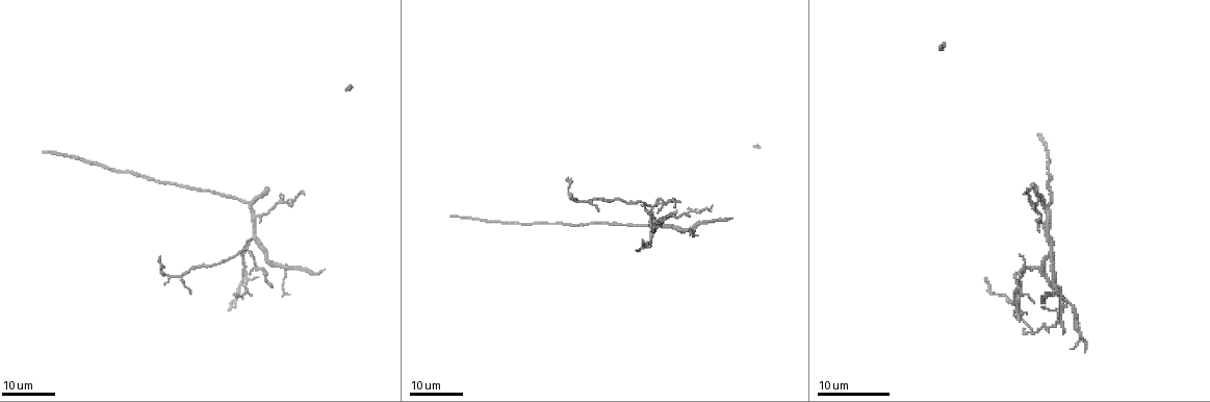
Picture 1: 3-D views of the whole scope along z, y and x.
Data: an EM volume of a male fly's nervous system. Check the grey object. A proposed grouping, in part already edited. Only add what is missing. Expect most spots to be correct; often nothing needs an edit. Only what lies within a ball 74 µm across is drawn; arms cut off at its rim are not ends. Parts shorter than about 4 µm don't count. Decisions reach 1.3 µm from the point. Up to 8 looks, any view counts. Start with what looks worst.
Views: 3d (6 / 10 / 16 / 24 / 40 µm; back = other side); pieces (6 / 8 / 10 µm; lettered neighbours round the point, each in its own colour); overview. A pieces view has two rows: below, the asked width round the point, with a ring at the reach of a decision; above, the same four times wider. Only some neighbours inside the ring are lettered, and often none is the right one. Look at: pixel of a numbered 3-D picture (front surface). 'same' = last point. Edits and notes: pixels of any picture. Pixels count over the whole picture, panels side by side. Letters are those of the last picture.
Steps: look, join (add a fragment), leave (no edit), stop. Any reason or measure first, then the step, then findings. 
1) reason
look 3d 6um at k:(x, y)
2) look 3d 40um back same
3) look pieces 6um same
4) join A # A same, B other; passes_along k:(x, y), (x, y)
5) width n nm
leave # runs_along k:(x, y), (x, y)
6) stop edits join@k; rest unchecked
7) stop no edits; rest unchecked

branch stops here
look 3d 24um at 1:(267, 189)

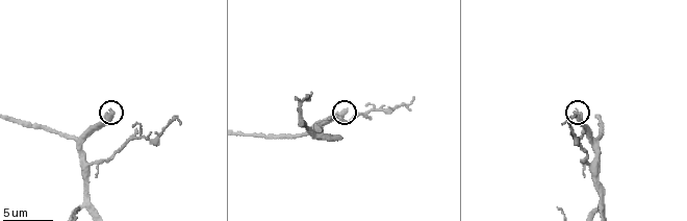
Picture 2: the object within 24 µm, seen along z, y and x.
look pieces 8um at 2:(574, 112)

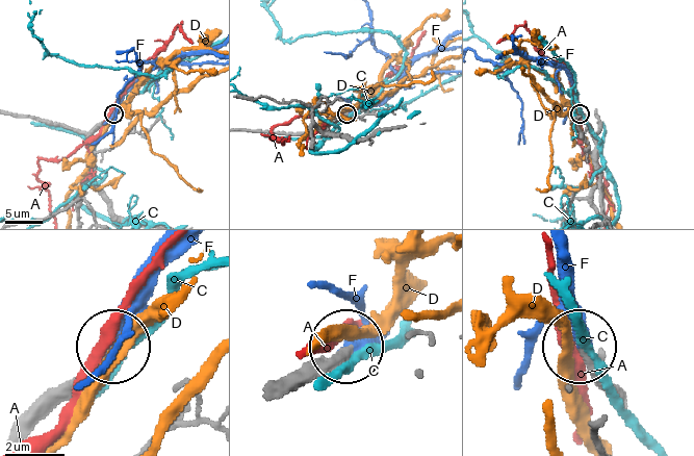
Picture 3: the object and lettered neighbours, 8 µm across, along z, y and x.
join F # A other, C other, D other, F same; the neuron continues

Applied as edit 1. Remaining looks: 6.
thin end
look 3d 10um at 2:(413, 98)

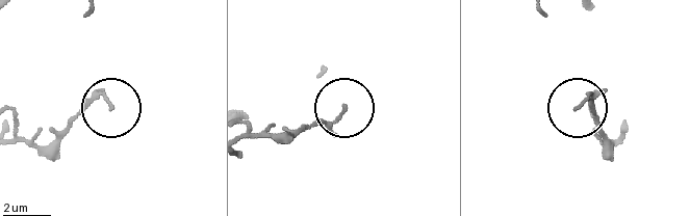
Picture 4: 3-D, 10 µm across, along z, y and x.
look pieces 6um at 4:(110, 107)

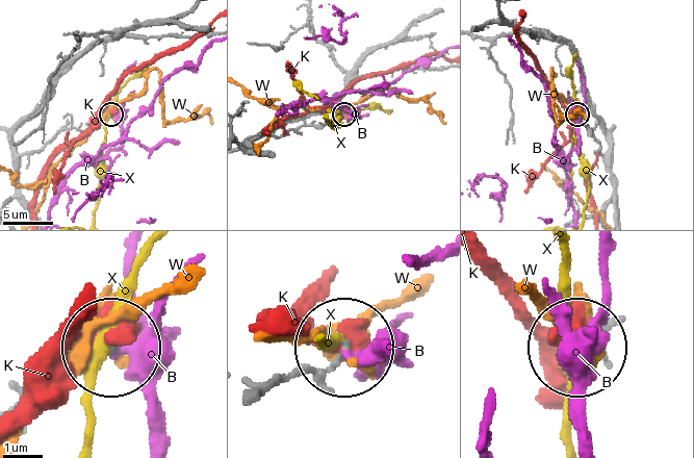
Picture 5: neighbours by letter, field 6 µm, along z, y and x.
leave # B other, K other, W other, X other; runs_along 5:(11, 147), (42, 148), (110, 115); no lettered fragment goes on from it

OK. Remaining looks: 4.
thin end
look pieces 10um at 2:(559, 209)

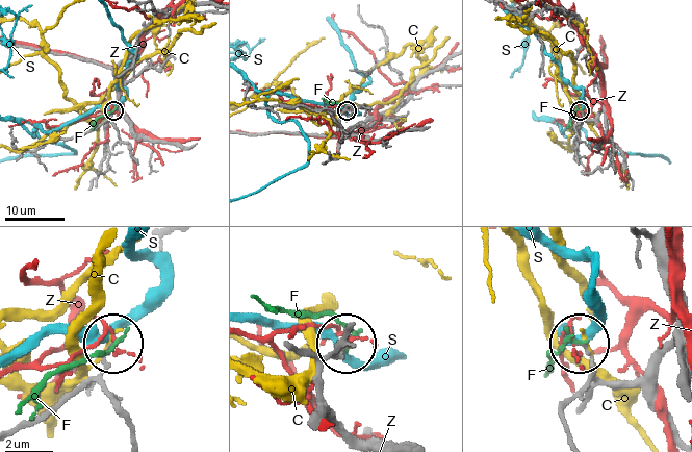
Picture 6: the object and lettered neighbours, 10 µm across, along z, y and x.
width 90 nm
leave # C other, F other, S other, Z other; no lettered fragment goes on from it

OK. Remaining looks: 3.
branch stops here
look pieces 6um at 2:(329, 120)

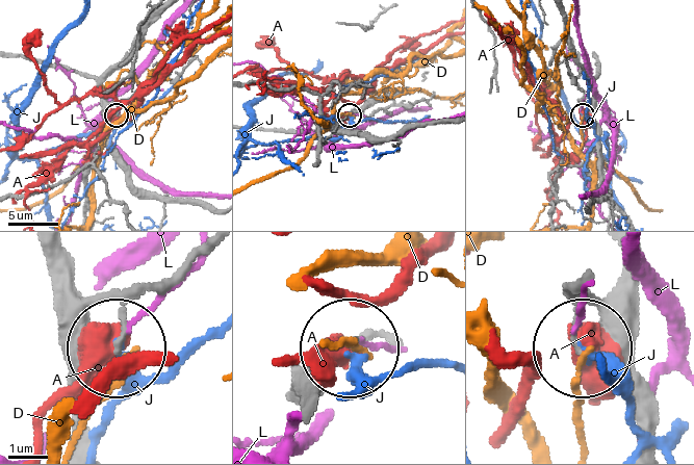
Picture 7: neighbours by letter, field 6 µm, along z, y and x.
width 110 nm
leave # A other, D other, J other, L other; no lettered fragment goes on from it

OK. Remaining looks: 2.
stop edits join@3; rest unchecked

